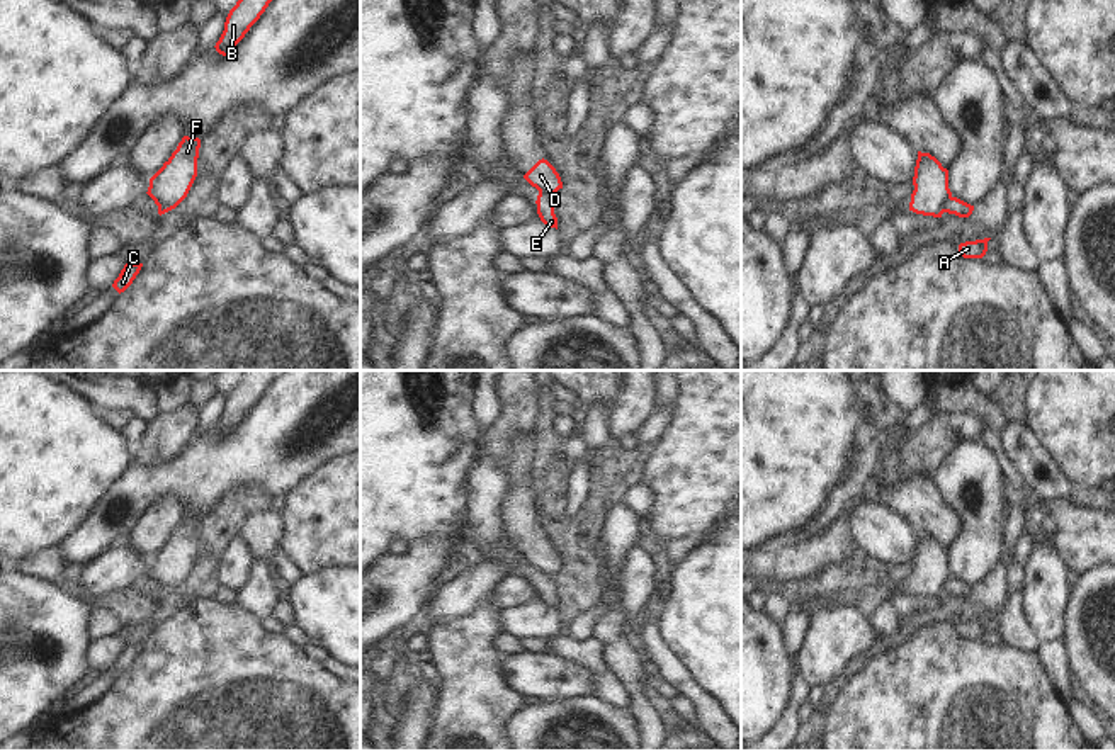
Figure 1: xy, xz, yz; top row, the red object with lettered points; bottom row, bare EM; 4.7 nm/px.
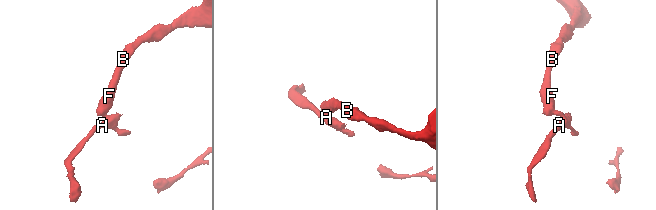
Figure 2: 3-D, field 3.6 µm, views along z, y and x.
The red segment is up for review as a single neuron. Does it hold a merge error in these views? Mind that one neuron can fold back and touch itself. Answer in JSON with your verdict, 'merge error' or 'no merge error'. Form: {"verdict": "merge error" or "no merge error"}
{"verdict": "merge error"}

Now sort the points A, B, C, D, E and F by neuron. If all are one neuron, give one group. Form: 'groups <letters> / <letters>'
groups A C E / B D F

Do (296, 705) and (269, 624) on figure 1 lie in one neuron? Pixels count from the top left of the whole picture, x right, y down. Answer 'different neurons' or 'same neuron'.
different neurons

